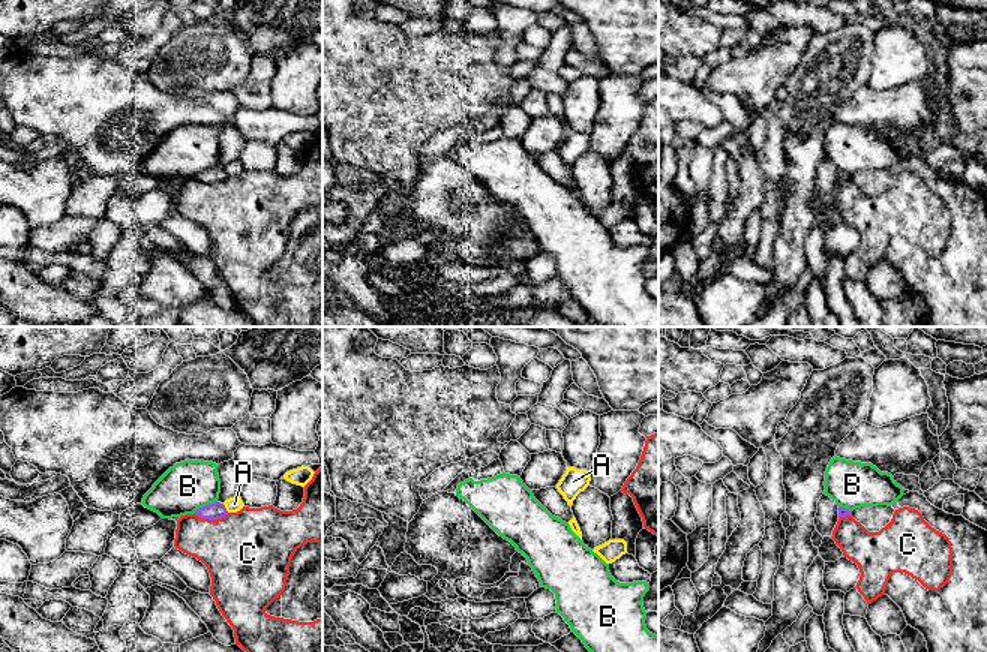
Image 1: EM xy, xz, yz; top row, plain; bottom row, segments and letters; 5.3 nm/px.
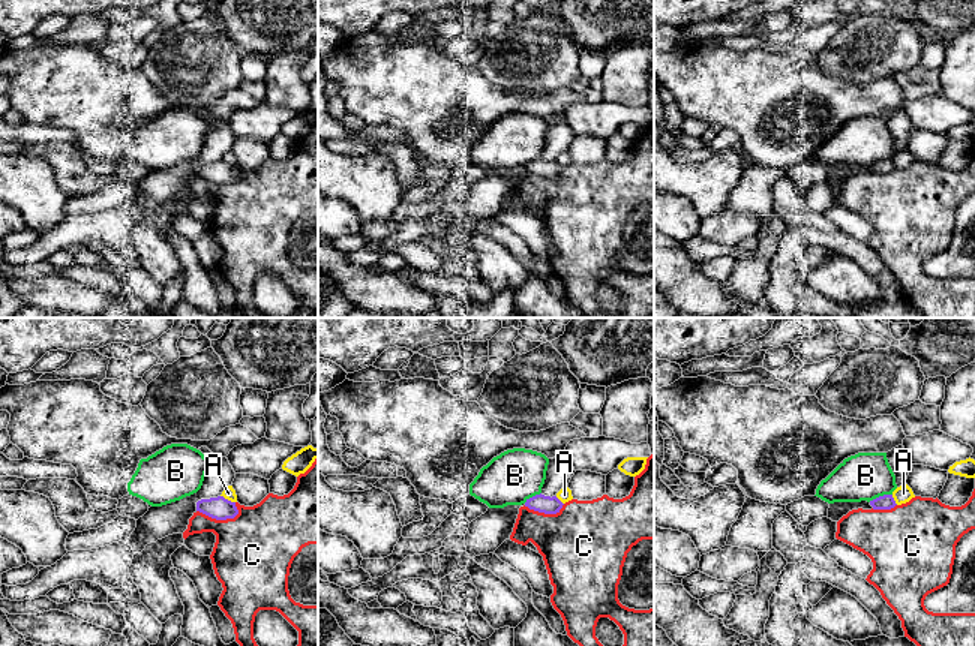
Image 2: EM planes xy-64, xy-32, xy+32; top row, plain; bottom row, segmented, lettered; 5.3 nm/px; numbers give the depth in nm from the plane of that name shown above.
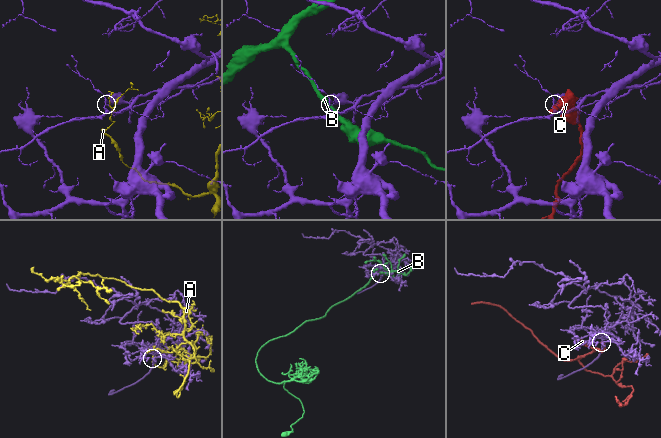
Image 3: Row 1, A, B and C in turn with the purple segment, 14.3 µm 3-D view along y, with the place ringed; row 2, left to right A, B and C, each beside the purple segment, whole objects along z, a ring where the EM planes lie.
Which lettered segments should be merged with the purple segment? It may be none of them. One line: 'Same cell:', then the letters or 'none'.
Same cell: none

